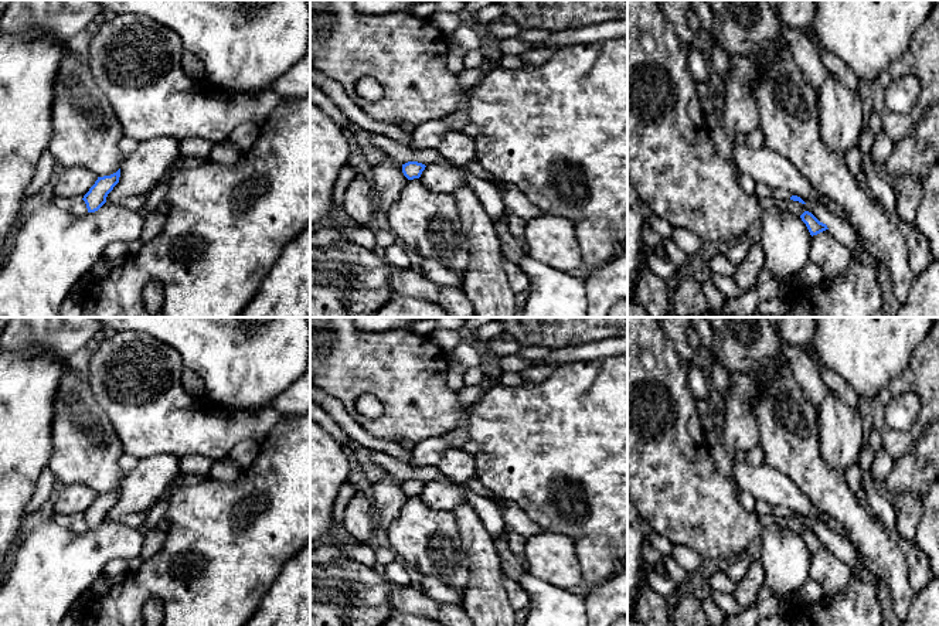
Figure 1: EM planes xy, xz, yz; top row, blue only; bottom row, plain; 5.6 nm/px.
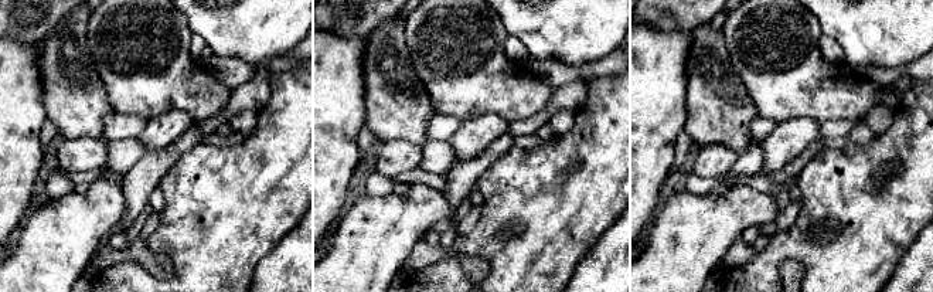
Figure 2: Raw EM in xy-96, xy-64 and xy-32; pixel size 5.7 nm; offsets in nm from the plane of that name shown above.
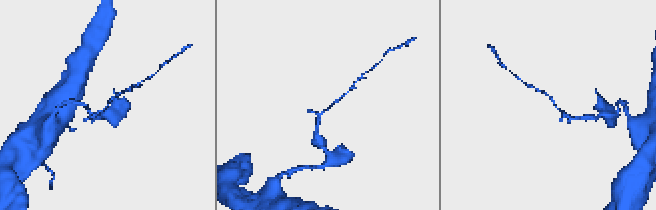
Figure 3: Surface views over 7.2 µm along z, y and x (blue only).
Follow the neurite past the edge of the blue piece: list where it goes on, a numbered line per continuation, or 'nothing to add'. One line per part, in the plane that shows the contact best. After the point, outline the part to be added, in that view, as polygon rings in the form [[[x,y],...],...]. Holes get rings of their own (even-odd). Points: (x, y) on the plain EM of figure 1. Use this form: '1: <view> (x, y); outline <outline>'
nothing to add

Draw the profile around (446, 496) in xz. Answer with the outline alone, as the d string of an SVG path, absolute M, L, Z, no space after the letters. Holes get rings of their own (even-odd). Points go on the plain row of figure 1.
M429 482L422 489L419 499L433 510L453 511L456 507L467 503L462 483L449 482Z

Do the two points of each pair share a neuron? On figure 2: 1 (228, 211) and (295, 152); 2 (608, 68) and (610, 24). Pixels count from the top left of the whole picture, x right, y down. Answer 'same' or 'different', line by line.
1: same
2: different

